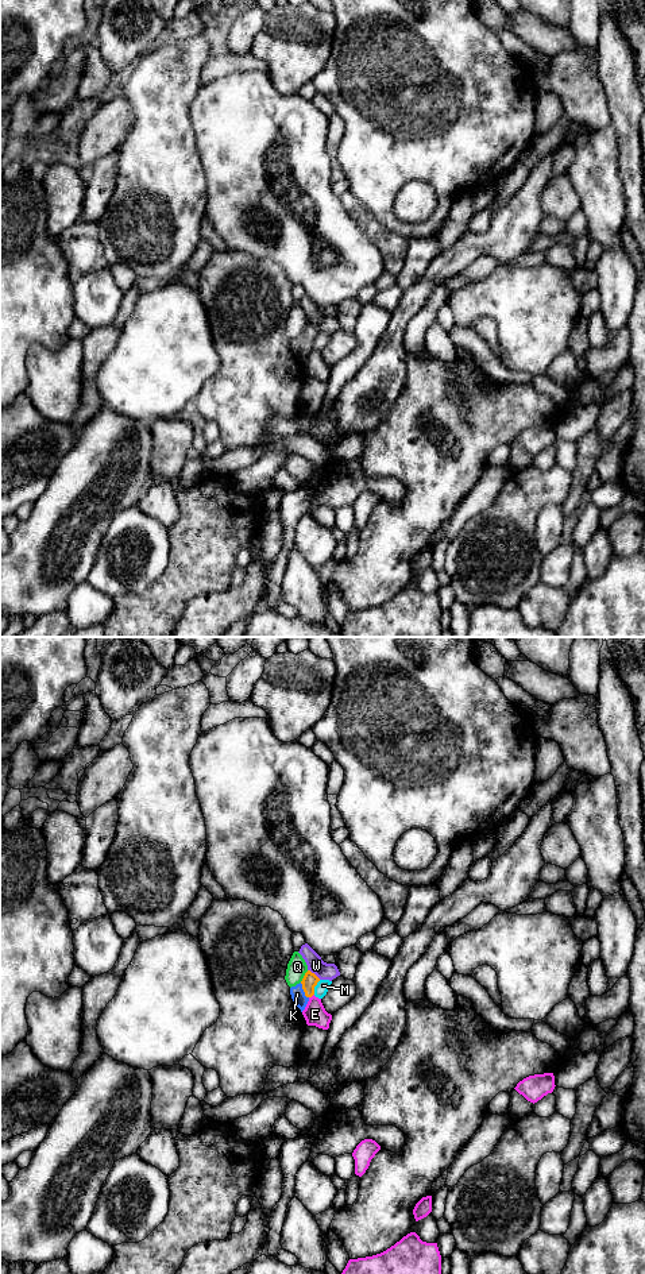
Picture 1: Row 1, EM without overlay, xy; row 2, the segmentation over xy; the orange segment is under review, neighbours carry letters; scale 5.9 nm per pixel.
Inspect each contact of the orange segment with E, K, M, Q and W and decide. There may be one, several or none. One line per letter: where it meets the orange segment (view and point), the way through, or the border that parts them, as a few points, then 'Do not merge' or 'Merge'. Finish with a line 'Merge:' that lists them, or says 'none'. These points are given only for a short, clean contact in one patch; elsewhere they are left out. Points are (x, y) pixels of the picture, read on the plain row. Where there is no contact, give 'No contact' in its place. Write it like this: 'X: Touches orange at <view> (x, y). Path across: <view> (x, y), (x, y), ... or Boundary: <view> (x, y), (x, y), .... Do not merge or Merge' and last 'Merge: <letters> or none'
E: Touches orange at xy (311, 348). Do not merge
K: Touches orange at xy (304, 343). Path across: xy (309, 334), (304, 343), (297, 346). Merge
M: Touches orange at xy (315, 338). Do not merge
Q: Touches orange at xy (304, 328). Do not merge
W: Touches orange at xy (313, 325). Do not merge
Merge: K

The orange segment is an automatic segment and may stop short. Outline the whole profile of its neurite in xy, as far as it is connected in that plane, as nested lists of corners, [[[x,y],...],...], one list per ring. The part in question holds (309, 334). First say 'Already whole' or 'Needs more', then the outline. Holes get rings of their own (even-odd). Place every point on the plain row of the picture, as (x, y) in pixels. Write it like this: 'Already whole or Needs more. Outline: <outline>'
Needs more. Outline: [[[308,323],[300,336],[290,340],[290,347],[296,358],[301,362],[301,364],[305,362],[309,351],[314,347],[314,339],[320,331]]]

